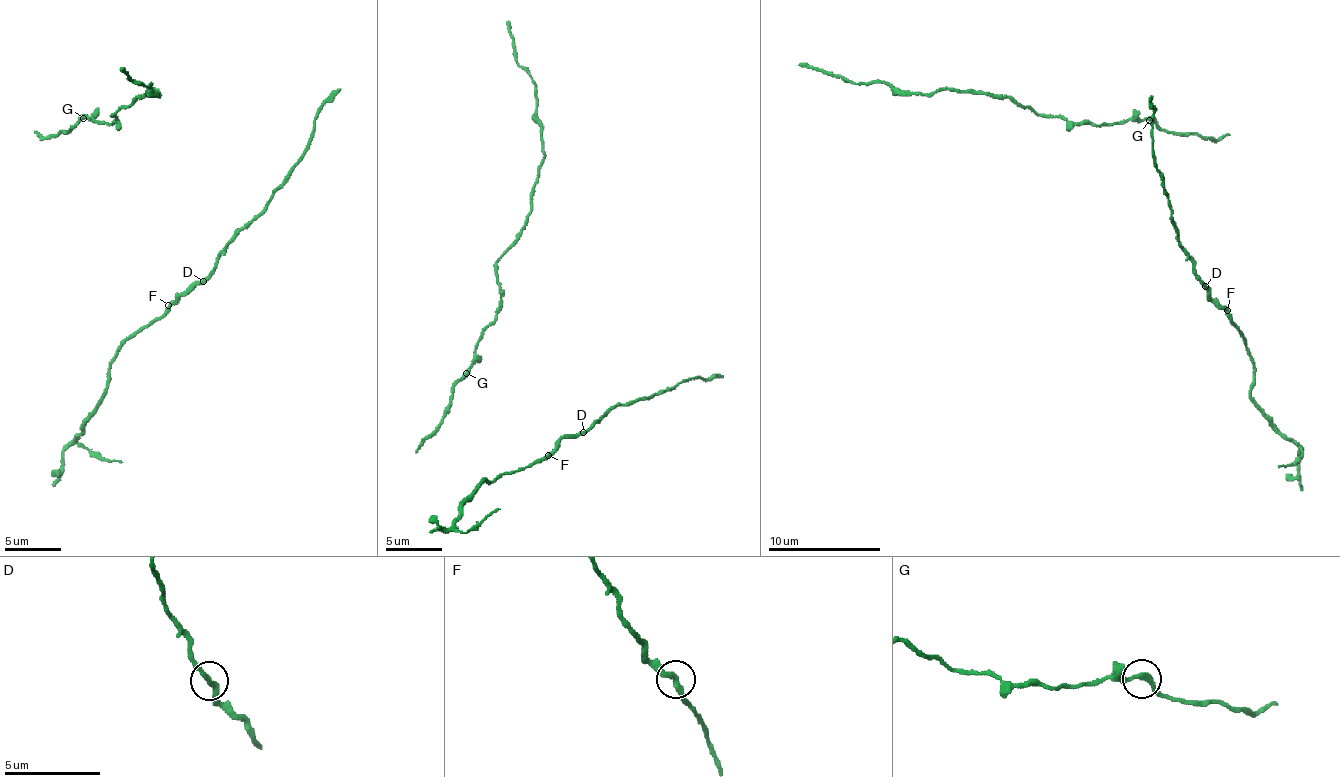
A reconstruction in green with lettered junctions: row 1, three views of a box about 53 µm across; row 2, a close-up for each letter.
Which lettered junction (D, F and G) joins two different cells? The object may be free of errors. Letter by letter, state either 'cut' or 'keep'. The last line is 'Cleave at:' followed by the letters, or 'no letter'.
D: keep
F: cut
G: keep
Cleave at: F

